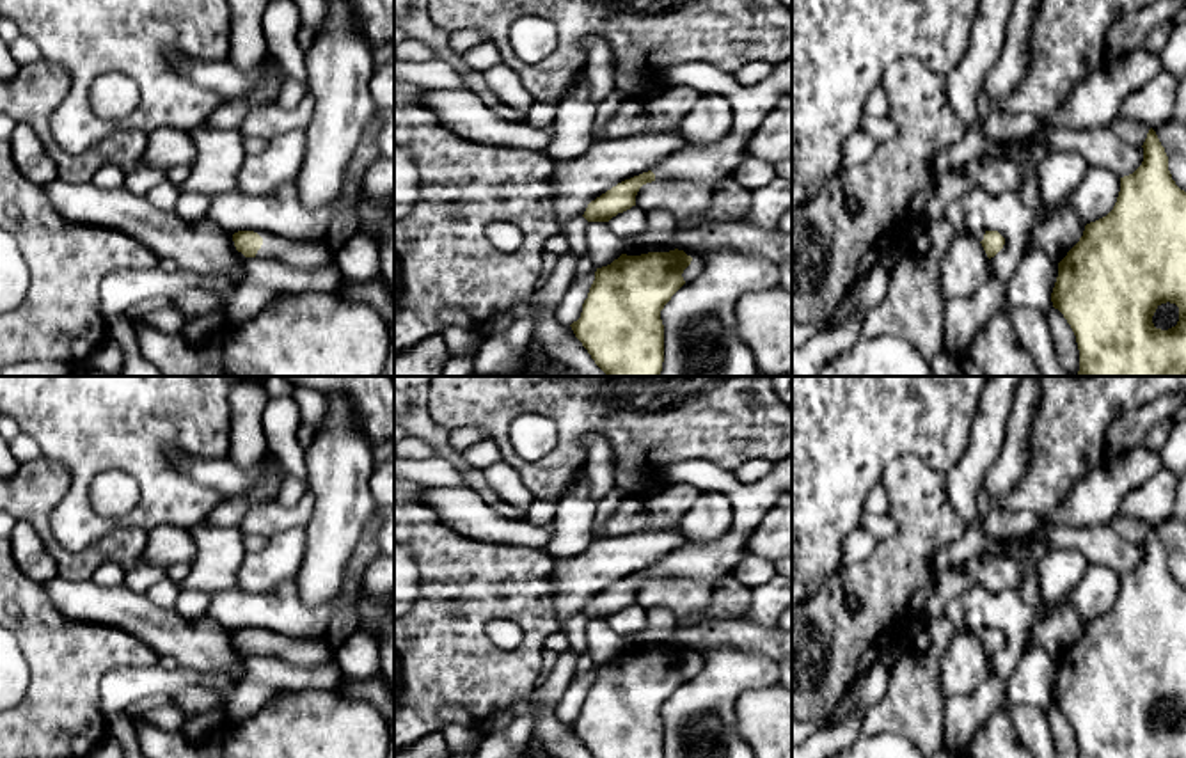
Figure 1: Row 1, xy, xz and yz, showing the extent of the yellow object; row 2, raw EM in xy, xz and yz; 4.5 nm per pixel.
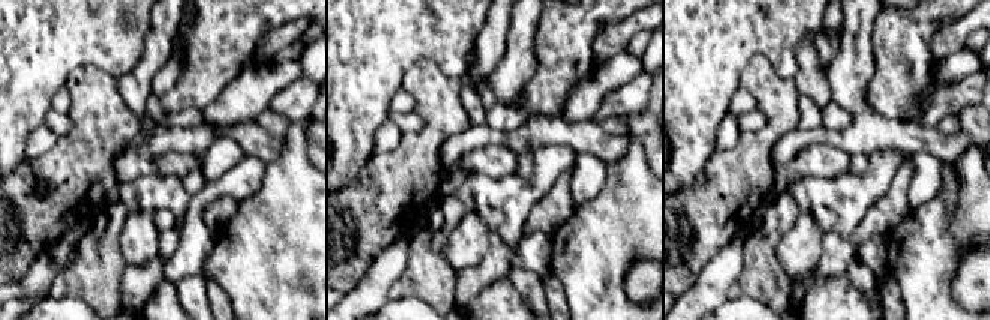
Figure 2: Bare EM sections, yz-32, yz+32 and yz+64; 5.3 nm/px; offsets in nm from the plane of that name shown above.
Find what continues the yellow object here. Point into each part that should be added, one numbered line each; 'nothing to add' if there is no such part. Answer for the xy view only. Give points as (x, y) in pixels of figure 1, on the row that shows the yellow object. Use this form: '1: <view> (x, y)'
1: xy (306, 254)

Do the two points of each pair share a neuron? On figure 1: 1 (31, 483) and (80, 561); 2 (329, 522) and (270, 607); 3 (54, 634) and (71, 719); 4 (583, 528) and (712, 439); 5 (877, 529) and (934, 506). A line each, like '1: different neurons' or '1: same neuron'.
1: same neuron
2: different neurons
3: same neuron
4: different neurons
5: different neurons

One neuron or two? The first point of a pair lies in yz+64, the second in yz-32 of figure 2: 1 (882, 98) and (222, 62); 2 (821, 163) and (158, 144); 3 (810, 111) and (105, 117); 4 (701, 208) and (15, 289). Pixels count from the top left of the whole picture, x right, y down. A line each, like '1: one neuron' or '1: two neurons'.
1: one neuron
2: two neurons
3: two neurons
4: two neurons

